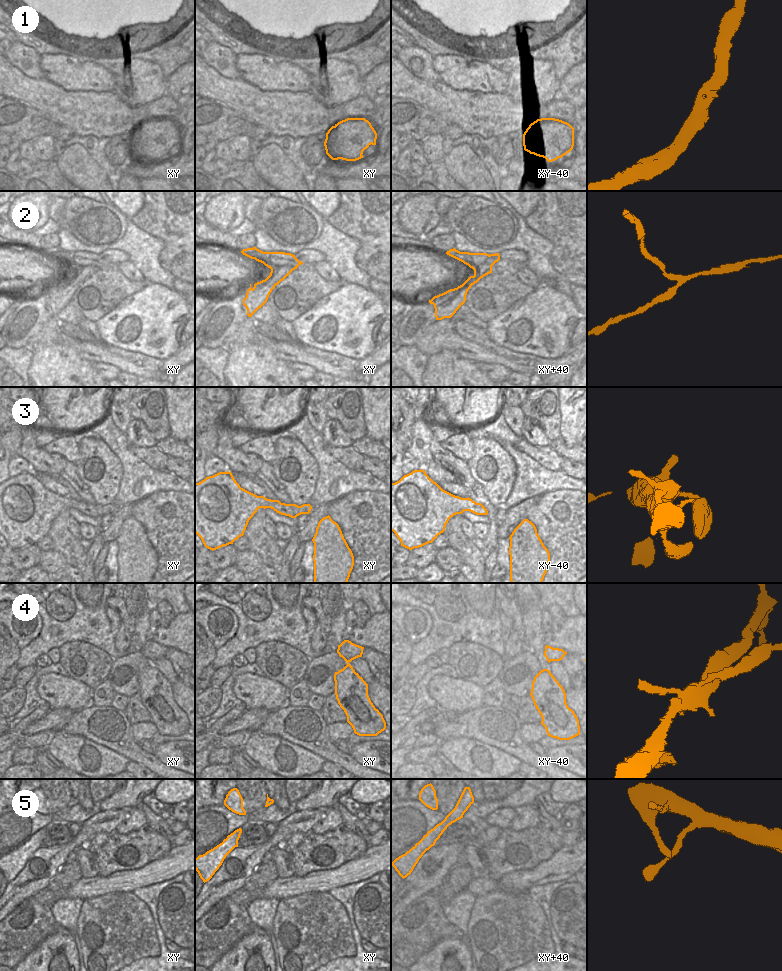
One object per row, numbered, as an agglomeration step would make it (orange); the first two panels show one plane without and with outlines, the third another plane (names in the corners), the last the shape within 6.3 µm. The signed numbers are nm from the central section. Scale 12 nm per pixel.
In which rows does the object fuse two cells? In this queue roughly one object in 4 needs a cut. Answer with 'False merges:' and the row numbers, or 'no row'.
False merges: 2, 4

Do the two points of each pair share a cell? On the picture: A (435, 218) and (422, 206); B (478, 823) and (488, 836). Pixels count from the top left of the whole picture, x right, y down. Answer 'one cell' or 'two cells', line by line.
A: one cell
B: one cell

